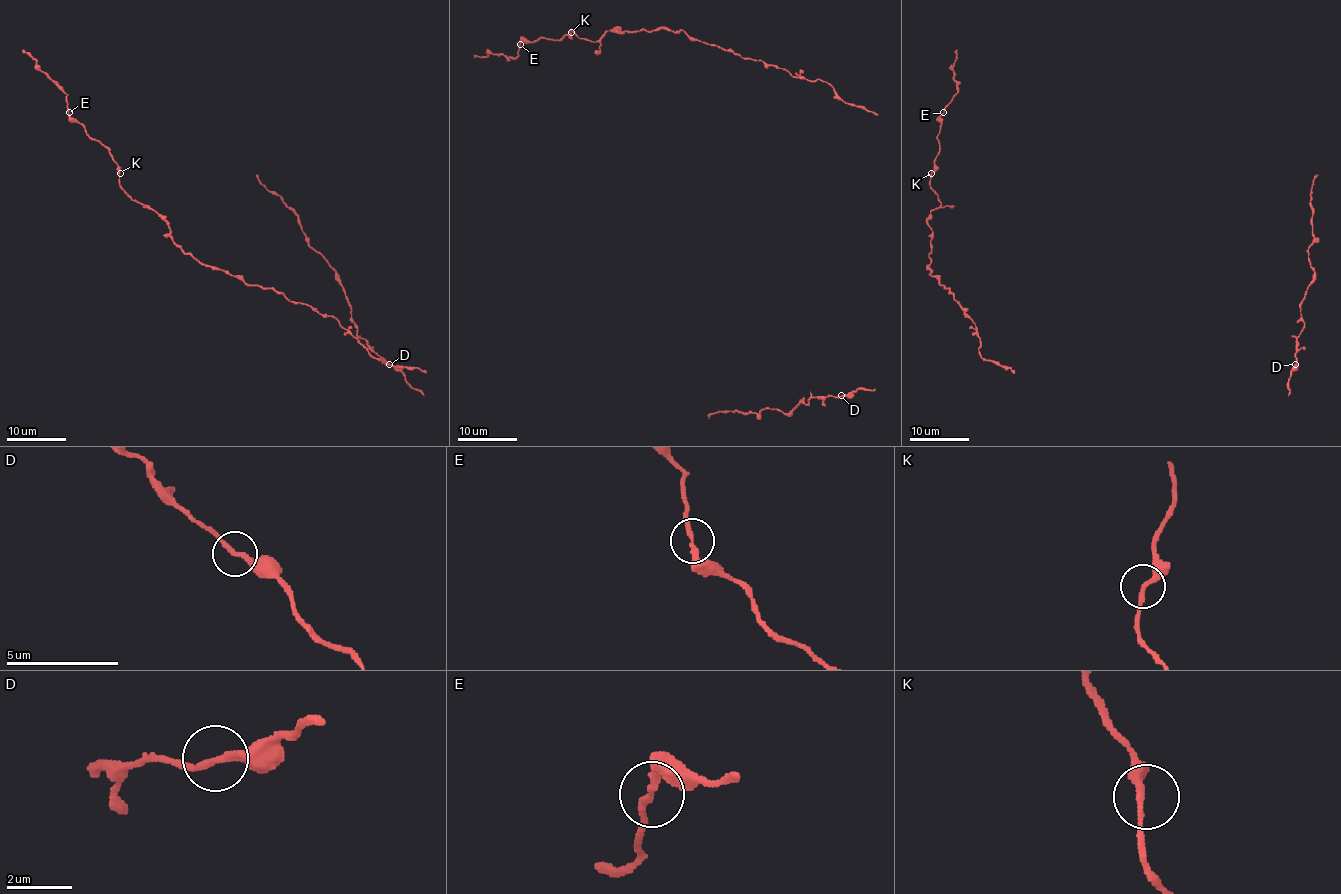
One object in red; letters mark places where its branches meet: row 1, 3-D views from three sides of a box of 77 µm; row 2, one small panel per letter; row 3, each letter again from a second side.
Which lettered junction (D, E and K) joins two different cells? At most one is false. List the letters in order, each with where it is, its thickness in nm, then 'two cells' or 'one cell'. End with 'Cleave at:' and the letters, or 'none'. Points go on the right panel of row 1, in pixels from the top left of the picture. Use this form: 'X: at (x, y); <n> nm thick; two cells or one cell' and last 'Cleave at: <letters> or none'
D: at (1295, 364); 220 nm thick; one cell
E: at (943, 112); 200 nm thick; one cell
K: at (931, 173); 200 nm thick; one cell
Cleave at: none

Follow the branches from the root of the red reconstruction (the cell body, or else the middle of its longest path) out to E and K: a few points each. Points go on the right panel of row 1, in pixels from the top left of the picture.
E: (1004, 367), (981, 357), (975, 324), (951, 291), (930, 275), (927, 219), (942, 204), (930, 180), (943, 113)
K: (1004, 367), (981, 357), (975, 324), (951, 291), (930, 275), (927, 219), (942, 204), (930, 185), (931, 173)

